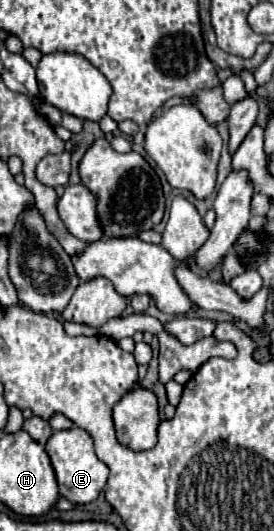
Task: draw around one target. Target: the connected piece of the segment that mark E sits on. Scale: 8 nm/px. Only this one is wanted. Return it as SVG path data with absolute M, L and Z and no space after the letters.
M73 426L69 430L55 432L47 440L45 452L49 454L51 466L55 470L57 484L59 484L59 494L65 496L69 502L73 502L73 504L89 504L105 488L105 482L107 482L107 476L109 476L109 468L107 468L105 462L101 462L97 458L93 438L83 428Z

